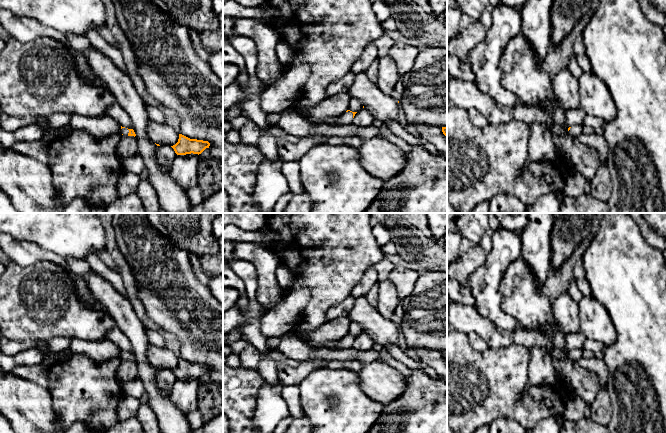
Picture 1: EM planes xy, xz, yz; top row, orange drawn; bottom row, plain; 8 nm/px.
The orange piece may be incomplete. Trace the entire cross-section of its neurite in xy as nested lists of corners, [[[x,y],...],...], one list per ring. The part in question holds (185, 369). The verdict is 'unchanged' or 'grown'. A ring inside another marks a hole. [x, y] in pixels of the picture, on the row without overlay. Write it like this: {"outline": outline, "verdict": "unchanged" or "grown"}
{"outline": [[[179,358],[178,366],[171,370],[177,379],[186,378],[201,378],[206,372],[209,372],[208,365],[190,363],[182,358]]], "verdict": "unchanged"}

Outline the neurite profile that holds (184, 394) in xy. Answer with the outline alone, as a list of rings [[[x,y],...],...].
[[[198,378],[176,379],[169,391],[169,400],[185,415],[197,409],[200,389]]]

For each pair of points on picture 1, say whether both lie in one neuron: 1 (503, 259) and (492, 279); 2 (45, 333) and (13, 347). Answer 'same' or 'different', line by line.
1: same
2: different

